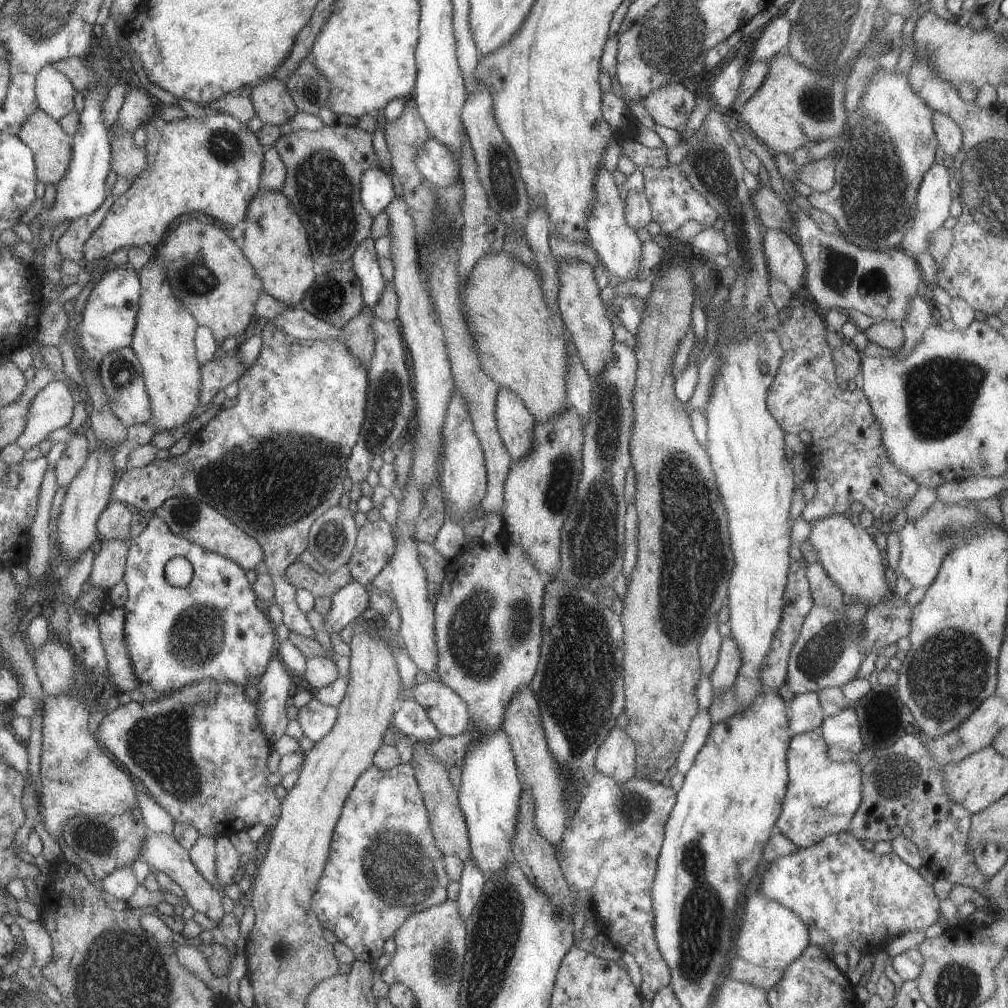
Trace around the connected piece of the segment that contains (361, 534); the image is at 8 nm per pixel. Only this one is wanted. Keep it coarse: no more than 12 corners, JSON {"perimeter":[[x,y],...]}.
{"perimeter":[[366,520],[344,571],[368,587],[395,543],[386,520]]}

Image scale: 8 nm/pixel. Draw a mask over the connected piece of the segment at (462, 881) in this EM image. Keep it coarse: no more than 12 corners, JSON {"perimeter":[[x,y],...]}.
{"perimeter":[[473,856],[463,862],[456,900],[459,916],[471,916],[485,874]]}

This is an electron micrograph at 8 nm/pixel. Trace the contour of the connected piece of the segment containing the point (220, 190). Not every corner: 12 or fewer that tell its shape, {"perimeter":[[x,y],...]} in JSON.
{"perimeter":[[223,113],[151,114],[146,168],[83,244],[149,252],[171,221],[241,224],[263,164]]}

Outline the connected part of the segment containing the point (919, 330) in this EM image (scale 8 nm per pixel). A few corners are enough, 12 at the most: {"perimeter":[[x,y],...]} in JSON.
{"perimeter":[[923,297],[909,302],[907,317],[898,322],[905,341],[895,352],[907,357],[923,332],[938,326],[935,310]]}

